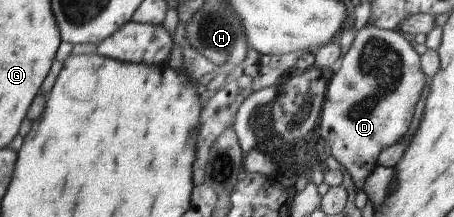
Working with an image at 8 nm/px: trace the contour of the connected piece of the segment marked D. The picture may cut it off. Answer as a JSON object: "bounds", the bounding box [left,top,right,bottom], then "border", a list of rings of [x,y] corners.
{"bounds":[317,23,428,189],"border":[[[367,23],[355,32],[355,36],[350,51],[340,61],[340,69],[329,79],[317,130],[330,145],[334,159],[347,168],[356,188],[362,189],[368,176],[378,166],[378,157],[383,149],[396,145],[408,133],[428,78],[422,71],[421,59],[414,46],[400,32],[378,29]]]}

